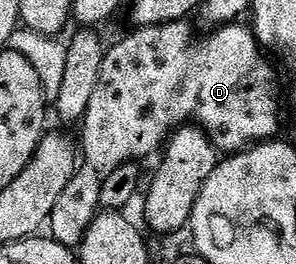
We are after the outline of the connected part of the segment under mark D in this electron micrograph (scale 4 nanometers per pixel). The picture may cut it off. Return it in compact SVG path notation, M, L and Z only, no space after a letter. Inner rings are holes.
M174 20L148 28L136 27L131 30L135 32L104 51L101 78L97 78L89 110L85 110L81 121L81 159L73 178L69 178L69 186L65 186L61 198L57 198L57 206L53 206L49 221L50 235L60 244L78 246L83 243L83 236L101 211L101 186L105 186L105 178L109 178L117 166L143 162L146 156L153 155L155 151L158 153L178 128L194 122L206 132L211 145L220 154L242 152L278 137L275 135L279 132L279 84L264 49L255 39L254 31L243 22L225 24L208 31L211 33L204 40L194 44L189 25L187 20Z

